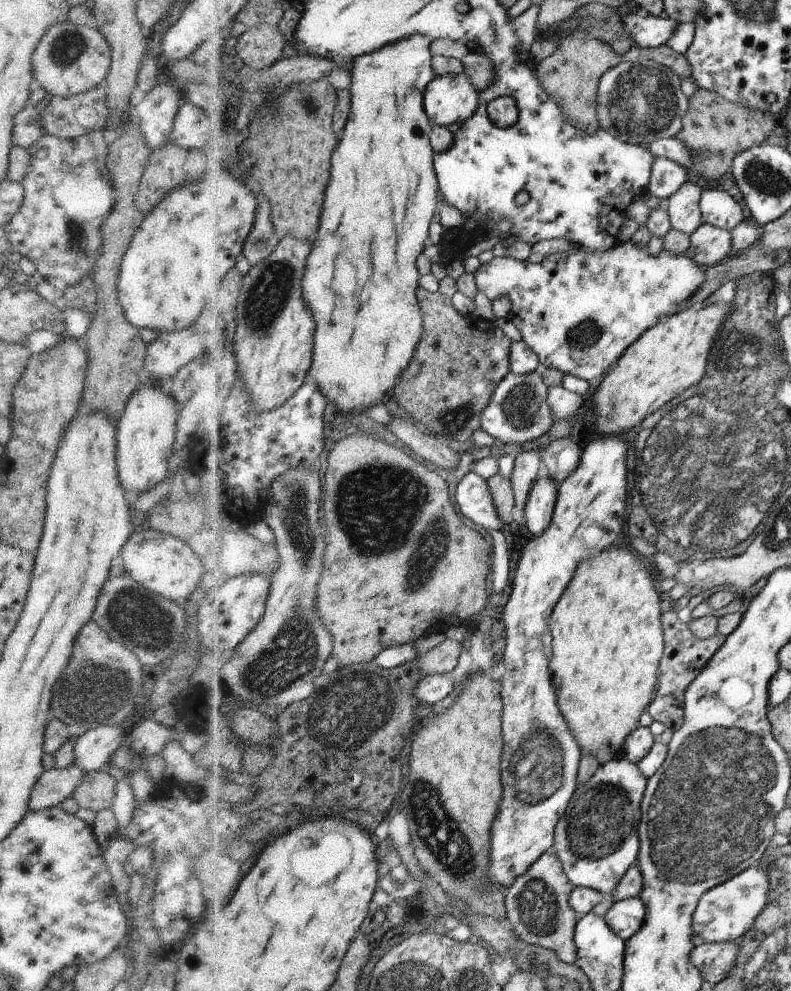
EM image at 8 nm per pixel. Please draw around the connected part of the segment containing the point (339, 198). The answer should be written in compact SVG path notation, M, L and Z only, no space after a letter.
M416 35L412 37L412 40L406 39L386 45L374 54L358 57L355 60L355 68L351 72L353 77L350 89L353 92L352 112L345 135L336 150L338 154L334 154L334 178L330 182L330 194L326 194L326 210L323 210L324 216L321 218L321 227L313 244L313 253L309 256L309 266L305 276L305 299L317 320L315 353L309 380L318 383L323 393L329 398L329 402L336 404L337 408L346 415L359 412L368 414L367 411L372 407L386 403L386 400L390 403L390 396L394 388L403 381L403 374L410 368L410 362L414 360L416 350L425 333L425 311L418 294L424 277L420 275L418 258L427 248L426 242L430 238L430 226L434 222L434 216L439 213L438 202L440 200L438 198L440 198L441 190L432 138L430 138L434 123L425 107L426 91L429 89L429 84L437 77L433 65L435 56L432 56L430 52L432 41L430 37Z

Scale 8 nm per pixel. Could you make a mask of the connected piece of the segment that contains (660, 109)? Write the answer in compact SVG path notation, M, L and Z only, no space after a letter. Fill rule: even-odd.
M622 61L607 70L597 86L599 125L622 142L648 145L676 137L683 129L689 98L680 89L681 78L667 66L654 61Z

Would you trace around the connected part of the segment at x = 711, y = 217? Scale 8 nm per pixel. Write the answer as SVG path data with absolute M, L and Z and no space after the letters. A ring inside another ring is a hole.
M705 190L701 194L700 207L704 222L730 232L744 220L742 206L724 190Z

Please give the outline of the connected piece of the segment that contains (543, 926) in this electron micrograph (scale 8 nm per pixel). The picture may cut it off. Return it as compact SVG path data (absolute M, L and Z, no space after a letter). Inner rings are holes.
M553 850L544 854L505 892L507 925L520 940L550 948L558 960L576 963L577 946L574 935L577 925L575 910L570 906L569 894L575 886L568 880L560 859Z

